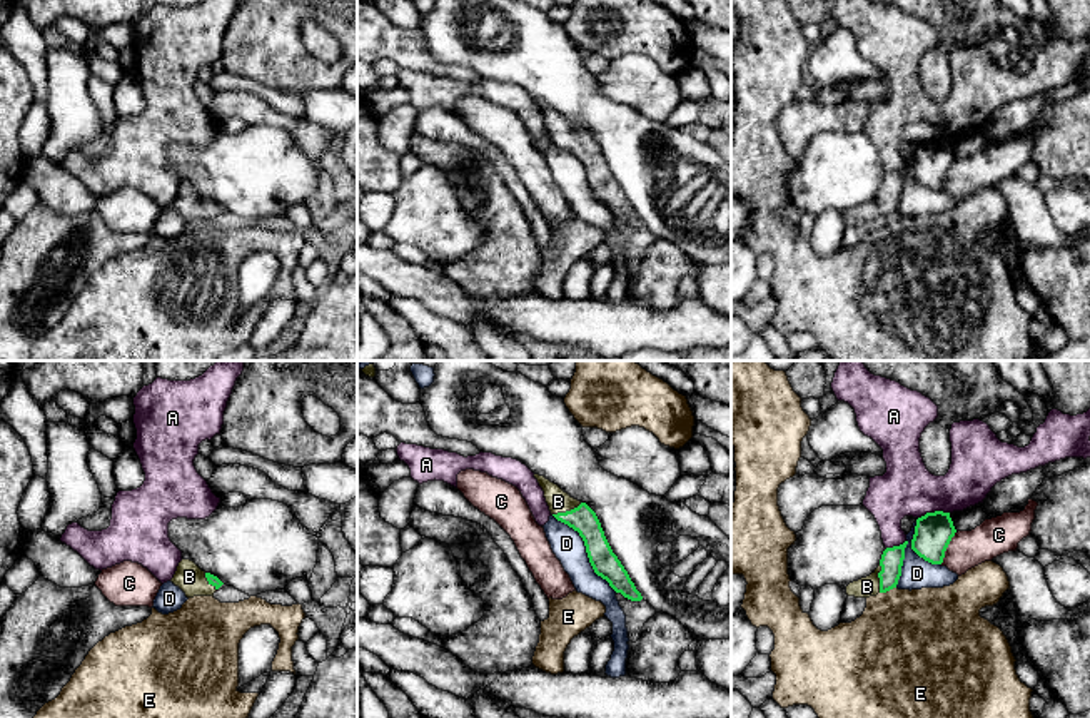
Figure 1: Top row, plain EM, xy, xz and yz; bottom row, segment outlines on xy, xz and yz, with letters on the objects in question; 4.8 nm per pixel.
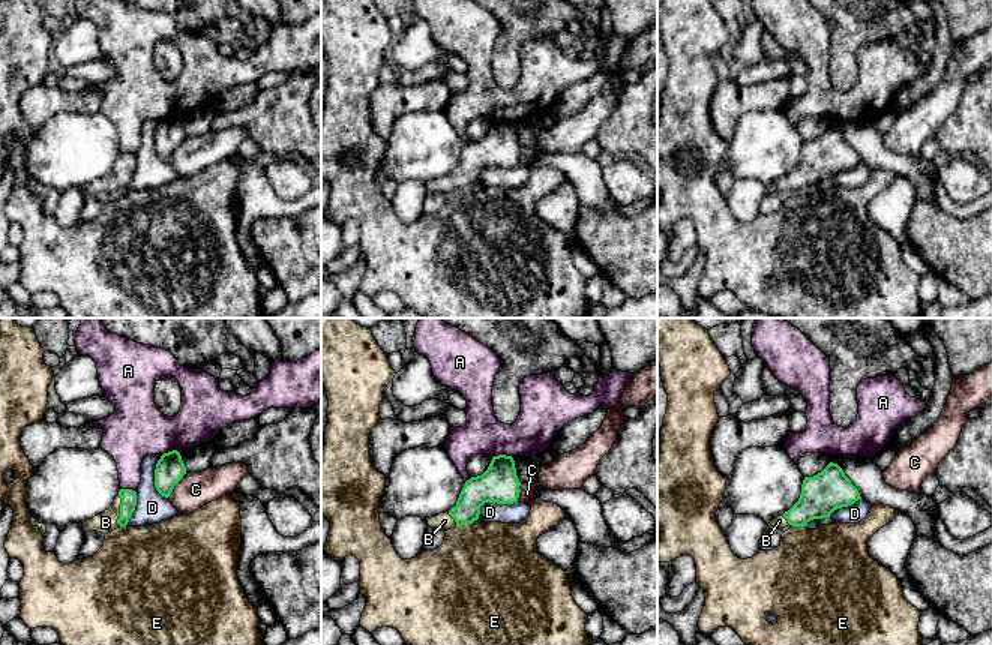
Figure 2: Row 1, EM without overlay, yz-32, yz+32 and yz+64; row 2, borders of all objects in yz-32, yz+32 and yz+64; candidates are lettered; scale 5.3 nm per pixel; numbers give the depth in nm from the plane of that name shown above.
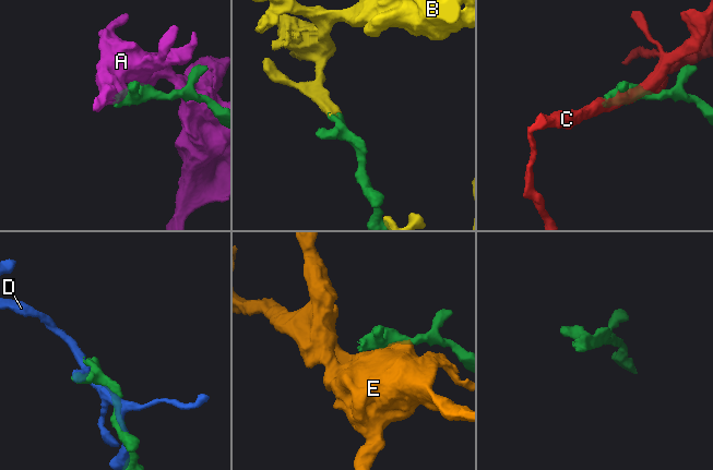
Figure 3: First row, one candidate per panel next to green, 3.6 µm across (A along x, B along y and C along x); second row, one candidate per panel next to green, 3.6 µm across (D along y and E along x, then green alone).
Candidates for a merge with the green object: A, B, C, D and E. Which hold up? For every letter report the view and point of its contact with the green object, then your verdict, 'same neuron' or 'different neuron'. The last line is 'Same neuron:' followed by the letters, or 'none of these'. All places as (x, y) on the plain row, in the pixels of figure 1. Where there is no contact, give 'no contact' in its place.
A: meets green in yz at (935, 137); different neuron
B: meets green in xz at (566, 137); same neuron
C: meets green in yz at (947, 172); different neuron
D: meets green in yz at (903, 179); different neuron
E: meets green in yz at (887, 216); different neuron
Same neuron: B

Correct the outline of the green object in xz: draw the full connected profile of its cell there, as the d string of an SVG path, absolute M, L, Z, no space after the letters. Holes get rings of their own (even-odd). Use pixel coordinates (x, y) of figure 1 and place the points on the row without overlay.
M534 100L534 104L544 117L551 140L578 157L583 164L594 199L606 205L616 219L621 219L631 227L641 227L641 219L613 179L596 139L586 129L571 124L544 102Z

